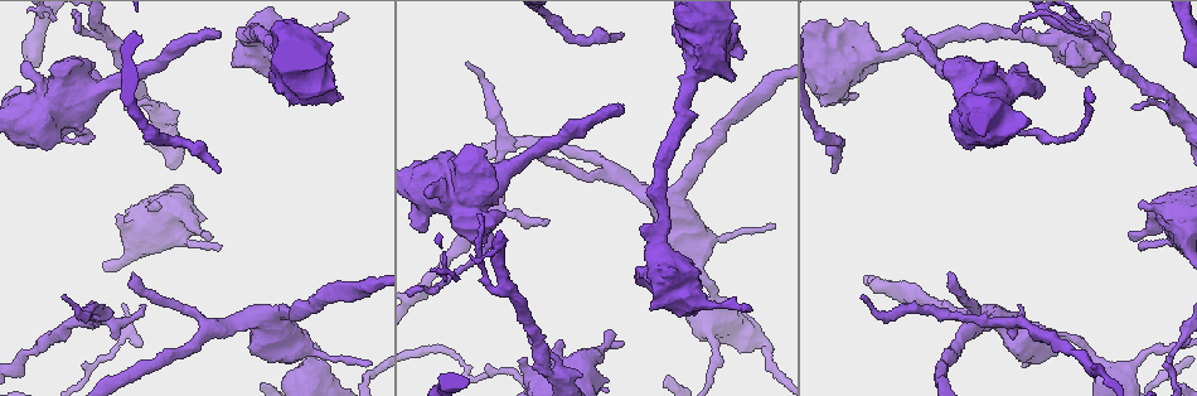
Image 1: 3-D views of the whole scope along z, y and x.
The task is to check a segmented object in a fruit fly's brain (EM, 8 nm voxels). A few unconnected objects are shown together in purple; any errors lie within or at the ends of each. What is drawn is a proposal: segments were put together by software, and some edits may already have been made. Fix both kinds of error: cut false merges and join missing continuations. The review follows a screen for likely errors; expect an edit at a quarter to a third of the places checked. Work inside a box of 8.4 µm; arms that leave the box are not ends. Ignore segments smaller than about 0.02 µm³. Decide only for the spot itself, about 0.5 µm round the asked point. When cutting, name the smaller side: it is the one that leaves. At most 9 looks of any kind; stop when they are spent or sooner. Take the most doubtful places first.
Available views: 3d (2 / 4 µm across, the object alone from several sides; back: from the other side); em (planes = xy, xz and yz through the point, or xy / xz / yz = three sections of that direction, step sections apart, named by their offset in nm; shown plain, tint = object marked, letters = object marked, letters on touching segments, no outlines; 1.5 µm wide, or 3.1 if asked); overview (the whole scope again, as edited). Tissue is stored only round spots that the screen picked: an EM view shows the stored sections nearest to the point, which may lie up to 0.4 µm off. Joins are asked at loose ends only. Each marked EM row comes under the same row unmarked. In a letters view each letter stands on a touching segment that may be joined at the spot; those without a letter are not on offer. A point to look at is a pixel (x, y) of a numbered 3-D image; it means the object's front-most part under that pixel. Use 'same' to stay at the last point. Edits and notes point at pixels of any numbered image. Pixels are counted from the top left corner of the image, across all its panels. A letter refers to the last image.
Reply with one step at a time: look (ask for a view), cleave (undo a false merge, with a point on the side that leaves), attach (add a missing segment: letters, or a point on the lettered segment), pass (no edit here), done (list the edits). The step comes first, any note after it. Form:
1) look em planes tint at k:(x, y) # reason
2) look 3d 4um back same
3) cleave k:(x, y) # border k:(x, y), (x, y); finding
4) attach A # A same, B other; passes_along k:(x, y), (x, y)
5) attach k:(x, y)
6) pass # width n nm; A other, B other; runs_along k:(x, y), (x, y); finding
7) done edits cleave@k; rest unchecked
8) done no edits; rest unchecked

look em planes letters at 1:(1142, 243) # free end

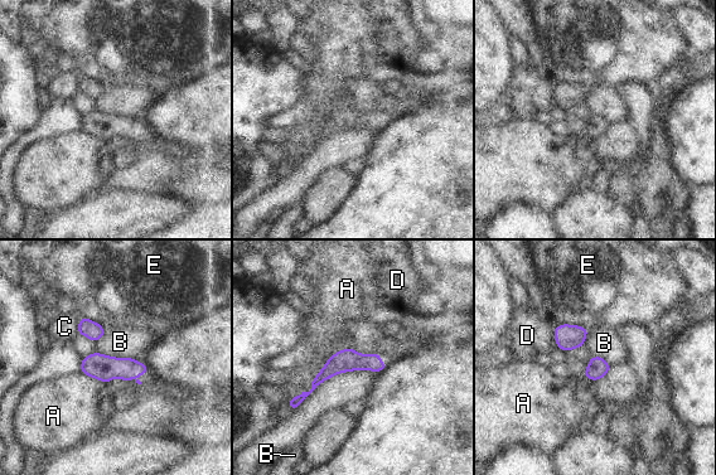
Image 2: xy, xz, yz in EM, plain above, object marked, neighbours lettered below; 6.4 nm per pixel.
pass # longest_contact A 500 nm; A other, B other, C other, D other, E other; runs_along 2:(381, 367), (337, 363), (293, 402); none of them fits

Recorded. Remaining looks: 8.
look 3d 4um at 1:(432, 195) # free end

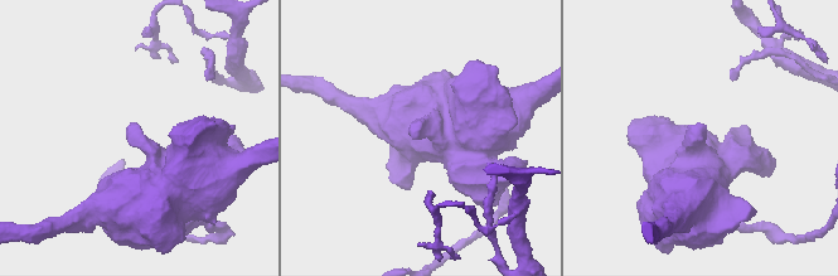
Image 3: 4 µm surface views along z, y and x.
look em yz step 8 letters at 3:(697, 124) # shape alone is not enough

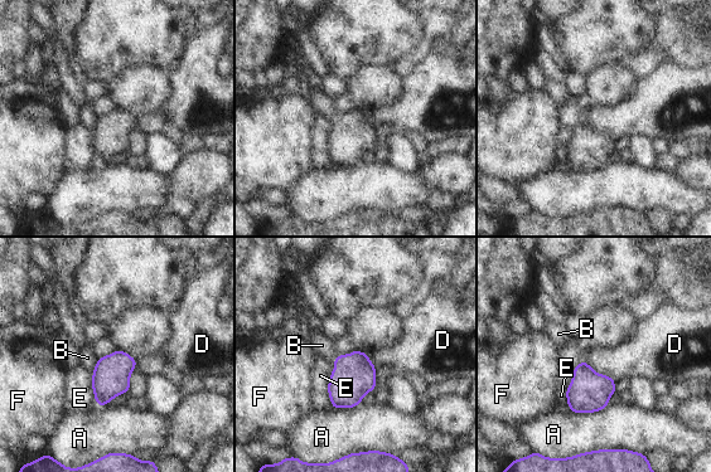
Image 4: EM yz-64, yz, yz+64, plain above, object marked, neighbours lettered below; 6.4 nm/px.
pass # longest_contact E 300 nm; A other, B other, D other, E other, F other; no lettered segment goes on from it

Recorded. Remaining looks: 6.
look em yz step 4 letters at 1:(520, 360) # thick end

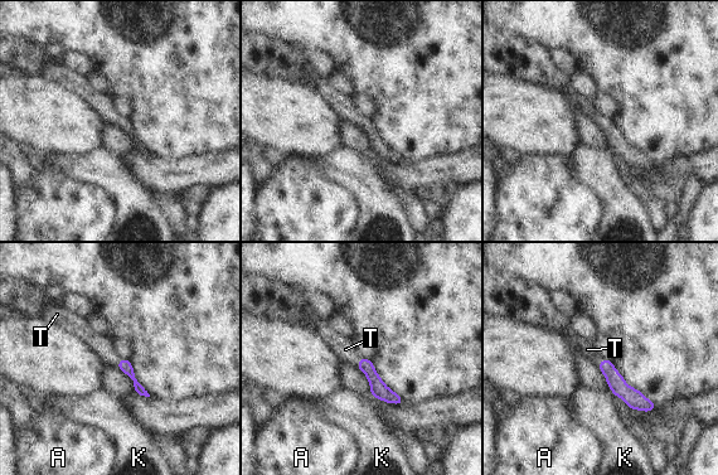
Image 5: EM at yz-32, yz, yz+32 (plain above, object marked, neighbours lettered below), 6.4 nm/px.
attach 5:(103, 347) # A other, K other, T same; passes_along 5:(125, 366), (119, 363), (103, 347); the neuron continues

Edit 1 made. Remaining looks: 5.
look 3d 4um at 1:(636, 277) # stops while still wide

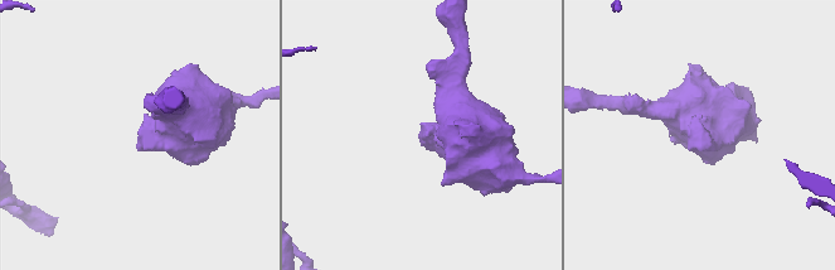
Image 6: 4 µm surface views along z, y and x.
look em planes tint at 6:(419, 135) # shape alone is not enough

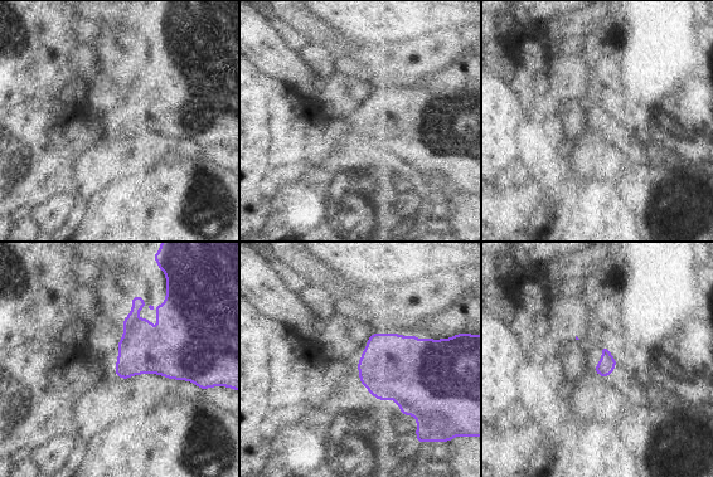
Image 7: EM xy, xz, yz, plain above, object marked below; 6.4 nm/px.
look em planes letters same # what lies round it

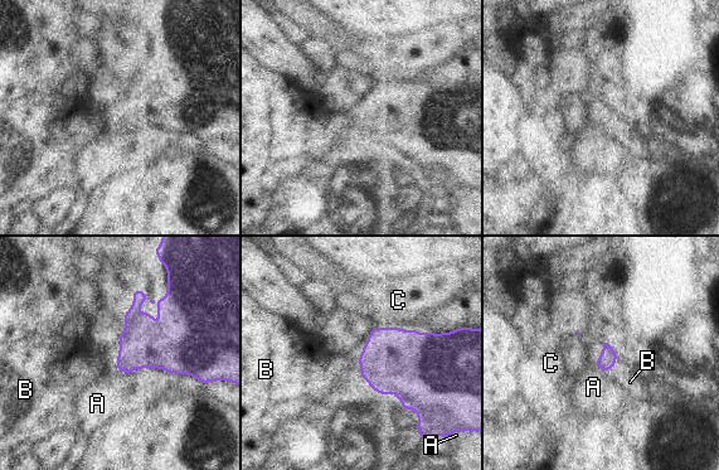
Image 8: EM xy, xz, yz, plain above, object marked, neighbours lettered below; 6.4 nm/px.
pass # longest_contact A 420 nm; A other, B other, C other; border 8:(358, 358), (359, 367); no lettered segment goes on from it

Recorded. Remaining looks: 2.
done edits attach@5; rest unchecked

